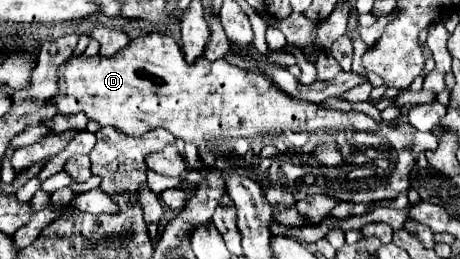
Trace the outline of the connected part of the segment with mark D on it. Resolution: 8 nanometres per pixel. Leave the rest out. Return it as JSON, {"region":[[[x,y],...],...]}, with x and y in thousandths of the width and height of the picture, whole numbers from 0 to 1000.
{"region":[[[326,127],[313,143],[300,143],[283,158],[252,220],[222,228],[222,220],[152,220],[148,243],[130,251],[130,359],[139,367],[139,398],[122,398],[126,429],[135,444],[183,429],[196,459],[213,467],[222,490],[252,490],[287,529],[304,529],[317,506],[335,498],[361,498],[378,529],[400,537],[404,552],[422,552],[430,568],[430,591],[443,591],[448,537],[491,537],[491,529],[543,529],[552,514],[613,514],[613,506],[667,506],[691,498],[774,498],[774,506],[826,506],[835,498],[835,529],[848,544],[848,560],[865,591],[926,591],[935,575],[948,575],[952,537],[939,514],[913,514],[909,498],[896,498],[896,483],[878,467],[813,467],[800,444],[774,429],[733,429],[700,413],[696,398],[678,398],[665,382],[643,382],[622,367],[613,344],[604,344],[587,305],[578,305],[570,282],[548,282],[517,266],[509,251],[496,251],[487,228],[452,236],[430,228],[422,251],[404,251],[400,212],[387,189],[387,166],[352,127]]]}

